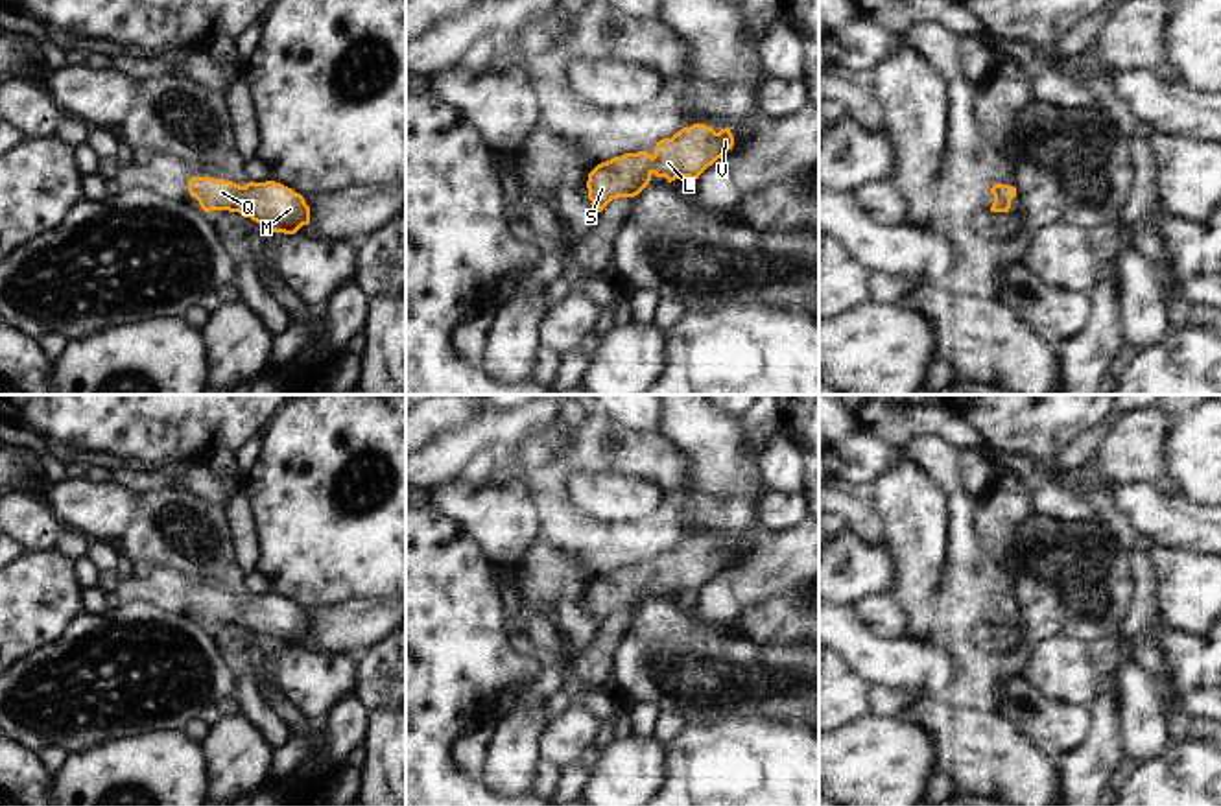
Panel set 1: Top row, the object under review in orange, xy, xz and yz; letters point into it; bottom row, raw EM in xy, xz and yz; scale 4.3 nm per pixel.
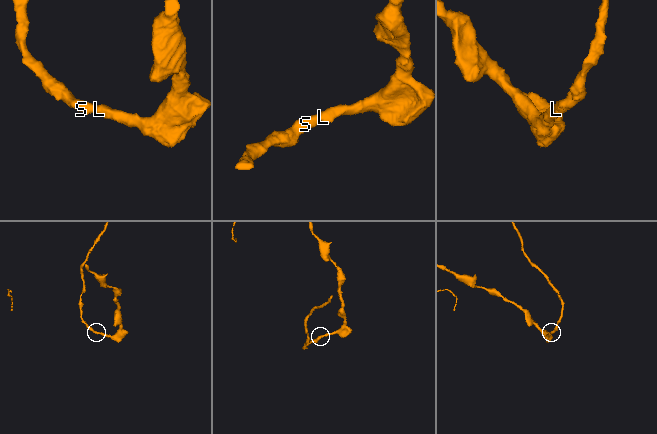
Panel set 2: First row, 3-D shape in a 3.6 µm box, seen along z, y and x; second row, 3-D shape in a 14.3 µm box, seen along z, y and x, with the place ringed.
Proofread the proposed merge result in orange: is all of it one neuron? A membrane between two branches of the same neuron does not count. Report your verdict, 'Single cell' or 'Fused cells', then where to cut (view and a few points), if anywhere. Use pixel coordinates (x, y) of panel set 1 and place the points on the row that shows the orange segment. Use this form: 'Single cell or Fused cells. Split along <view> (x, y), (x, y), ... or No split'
Single cell. No split.

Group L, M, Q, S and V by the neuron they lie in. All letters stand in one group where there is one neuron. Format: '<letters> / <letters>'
L M Q S V

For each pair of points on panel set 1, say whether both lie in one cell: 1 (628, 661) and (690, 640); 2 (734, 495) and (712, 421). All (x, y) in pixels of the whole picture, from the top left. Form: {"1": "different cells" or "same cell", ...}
{"1": "same cell", "2": "same cell"}

